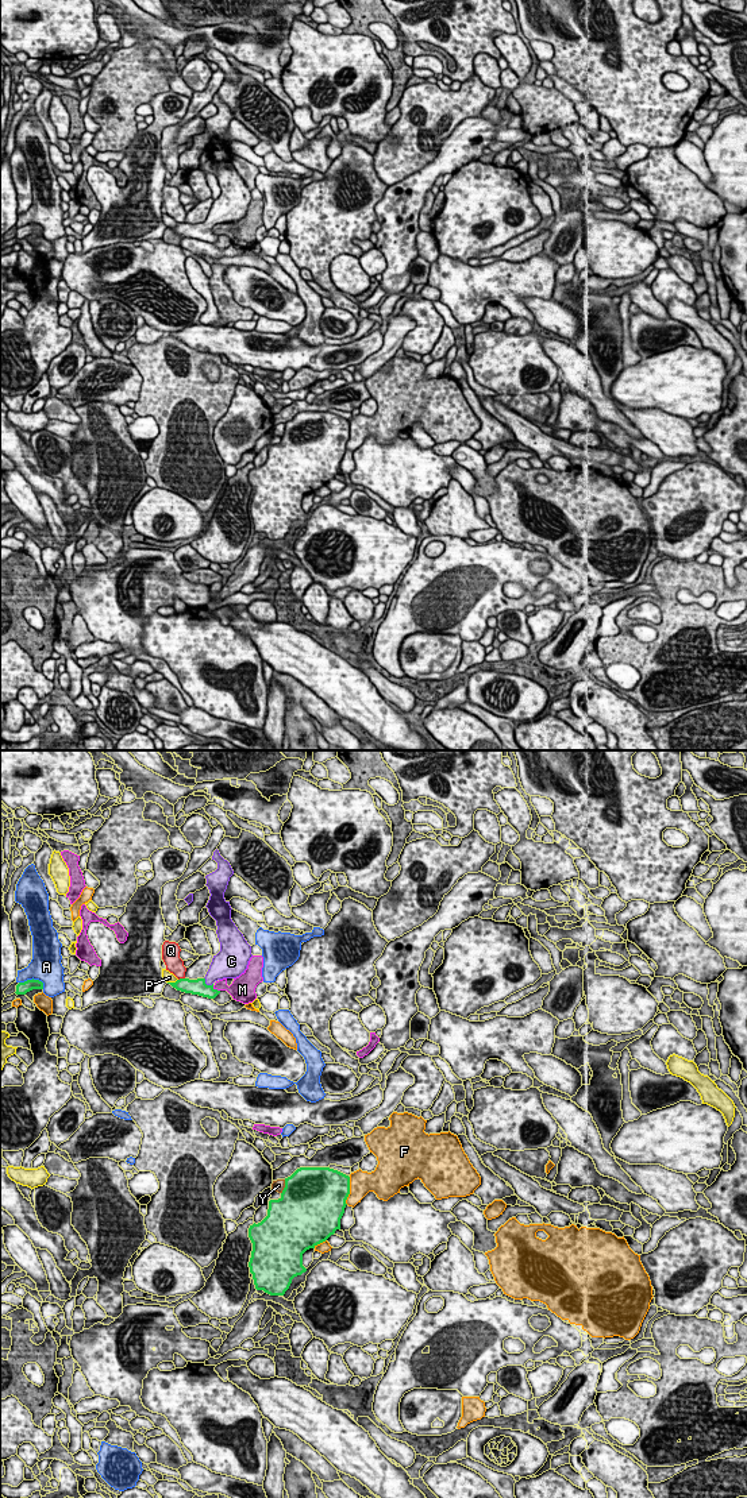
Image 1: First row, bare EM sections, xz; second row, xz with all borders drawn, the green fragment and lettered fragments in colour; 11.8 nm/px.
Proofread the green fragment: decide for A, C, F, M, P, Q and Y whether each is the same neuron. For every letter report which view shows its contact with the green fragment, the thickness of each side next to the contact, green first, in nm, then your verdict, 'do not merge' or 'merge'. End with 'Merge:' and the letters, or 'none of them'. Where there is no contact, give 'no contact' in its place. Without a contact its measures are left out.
A: xz | 160/360 nm | do not merge
C: xz | 190/240 nm | merge
F: xz | 480/280 nm | do not merge
M: xz | 190/200 nm | do not merge
P: xz | 170/130 nm | do not merge
Q: xz | 190/200 nm | do not merge
Y: xz | 550/140 nm | do not merge
Merge: C

